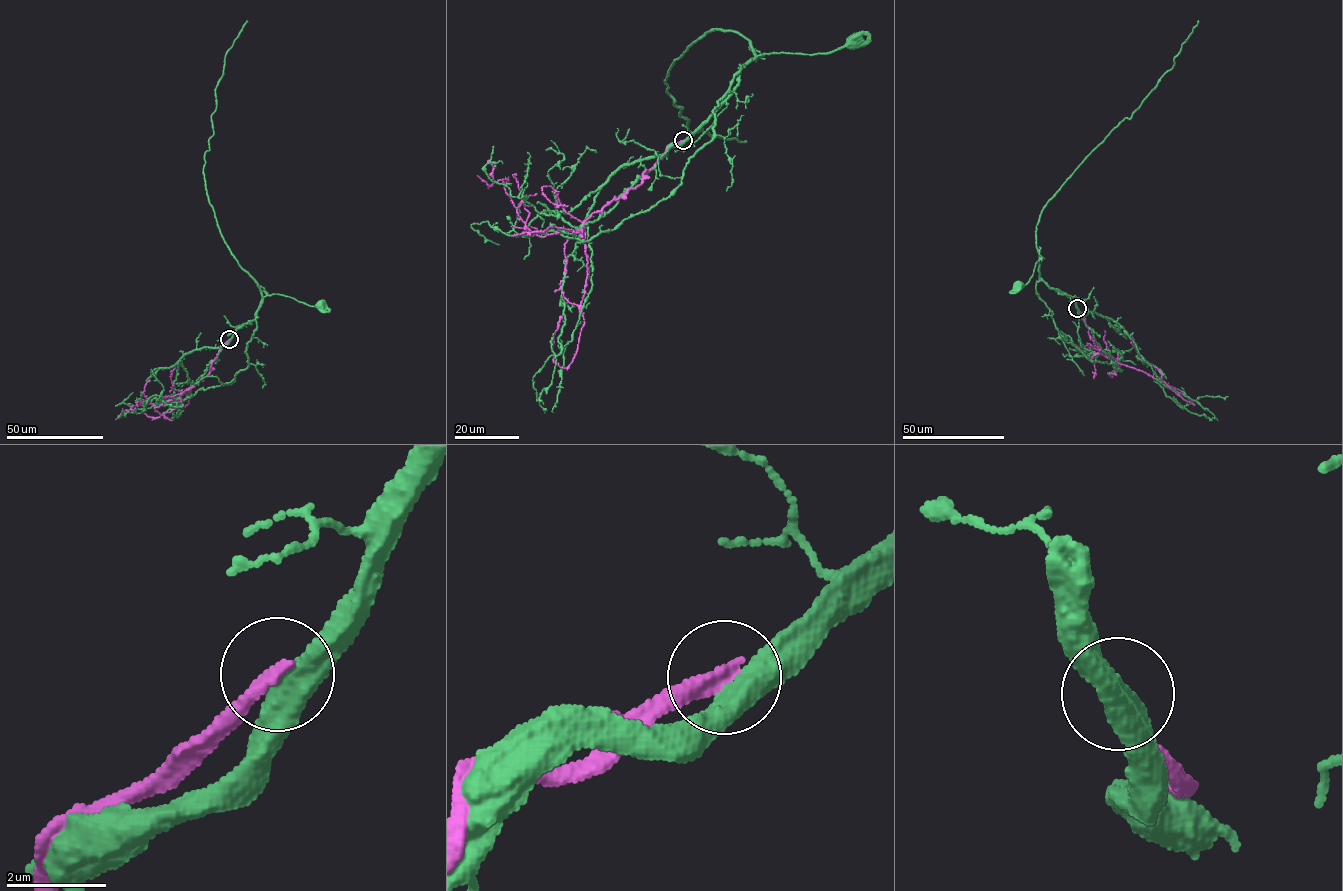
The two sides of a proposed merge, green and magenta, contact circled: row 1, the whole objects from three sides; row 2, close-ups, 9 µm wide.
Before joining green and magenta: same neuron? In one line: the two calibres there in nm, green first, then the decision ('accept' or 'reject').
480 nm thick on the green side, 320 nm on the other; reject

